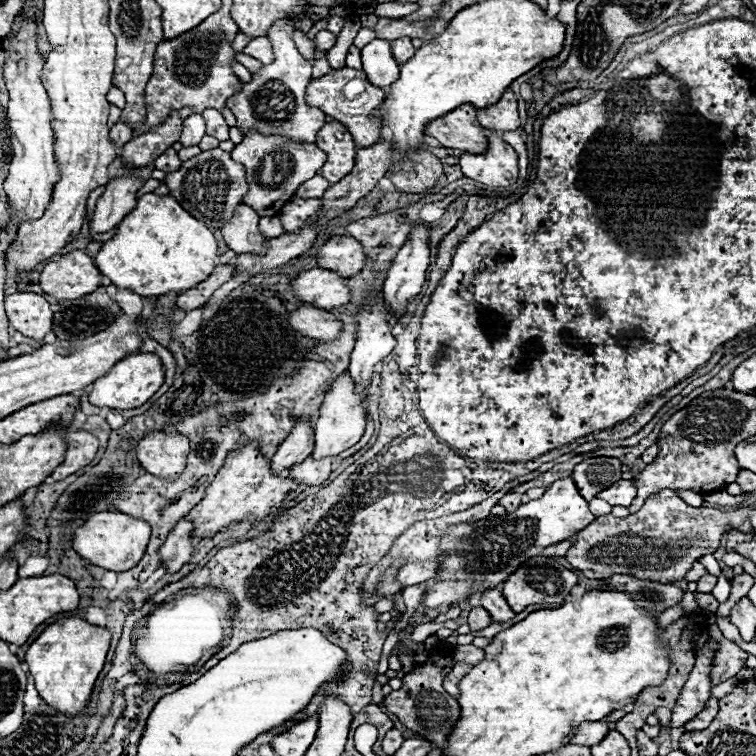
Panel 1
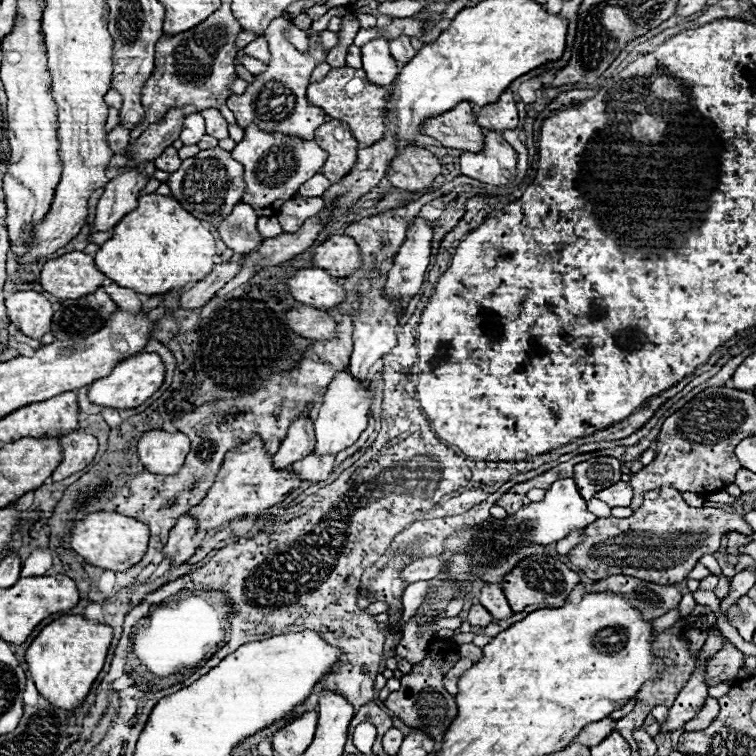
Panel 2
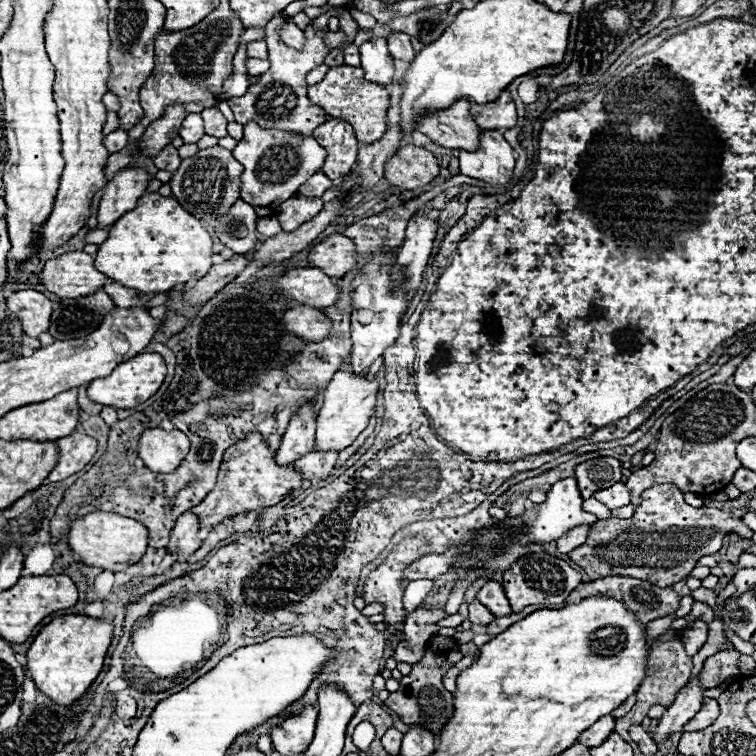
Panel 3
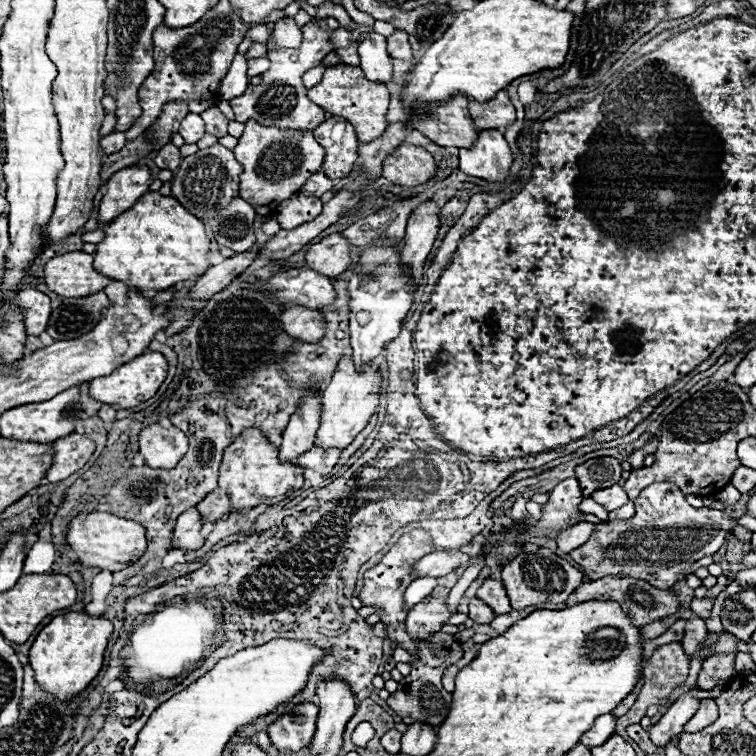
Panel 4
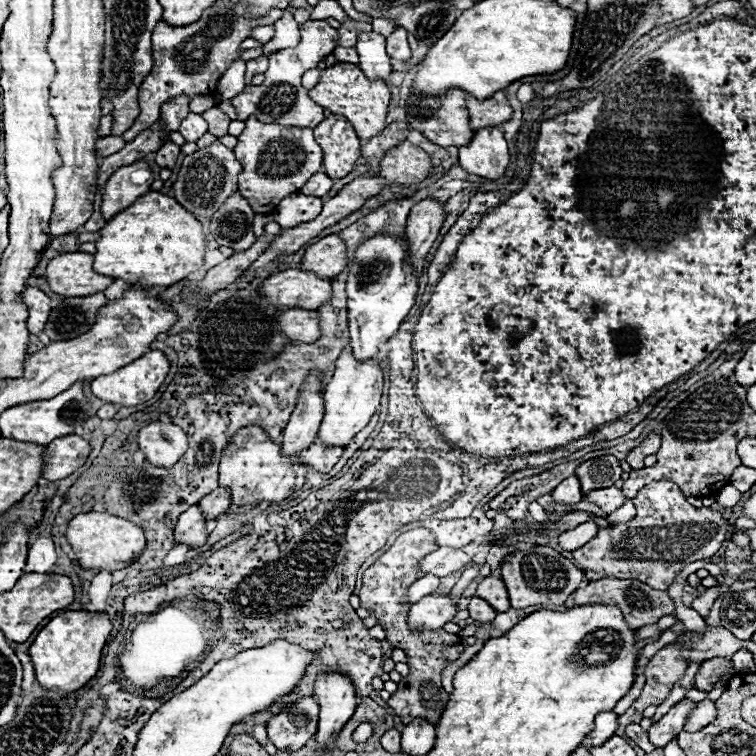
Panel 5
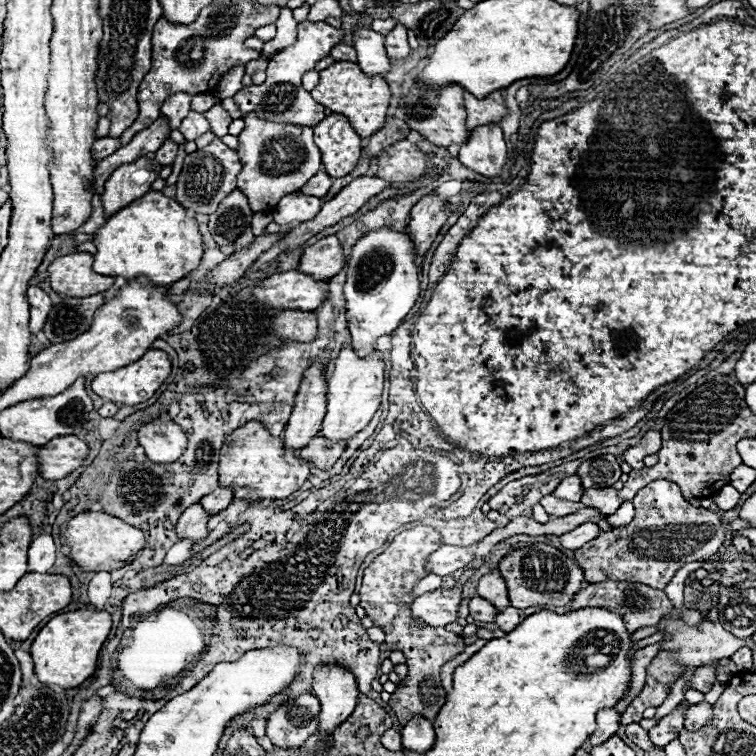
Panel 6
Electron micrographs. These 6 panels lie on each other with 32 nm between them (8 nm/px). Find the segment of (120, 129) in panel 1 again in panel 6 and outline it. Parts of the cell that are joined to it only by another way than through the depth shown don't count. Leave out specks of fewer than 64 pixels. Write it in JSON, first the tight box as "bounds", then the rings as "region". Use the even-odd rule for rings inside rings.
{"bounds":[94,136,120,160],"region":[[[104,136],[104,138],[98,138],[94,142],[94,158],[96,160],[102,160],[104,156],[110,156],[112,152],[116,152],[116,148],[120,148],[120,138],[110,138],[110,136]]]}

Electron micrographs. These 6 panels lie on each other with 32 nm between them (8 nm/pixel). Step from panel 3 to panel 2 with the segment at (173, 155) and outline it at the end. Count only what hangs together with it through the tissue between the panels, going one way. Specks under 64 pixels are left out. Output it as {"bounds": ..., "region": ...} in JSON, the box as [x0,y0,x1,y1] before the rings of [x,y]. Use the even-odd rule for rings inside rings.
{"bounds":[154,146,182,172],"region":[[[170,146],[170,148],[166,148],[166,150],[154,160],[154,164],[156,164],[158,170],[164,170],[164,172],[176,172],[176,168],[180,168],[182,160],[178,158],[178,152]]]}

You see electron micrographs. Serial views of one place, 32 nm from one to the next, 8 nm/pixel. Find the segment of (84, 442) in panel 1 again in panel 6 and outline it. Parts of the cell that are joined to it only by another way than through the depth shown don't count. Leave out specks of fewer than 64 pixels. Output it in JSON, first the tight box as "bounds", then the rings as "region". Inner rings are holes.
{"bounds":[38,434,88,480],"region":[[[76,434],[50,440],[38,450],[40,476],[44,480],[62,480],[80,468],[88,456],[88,444]]]}

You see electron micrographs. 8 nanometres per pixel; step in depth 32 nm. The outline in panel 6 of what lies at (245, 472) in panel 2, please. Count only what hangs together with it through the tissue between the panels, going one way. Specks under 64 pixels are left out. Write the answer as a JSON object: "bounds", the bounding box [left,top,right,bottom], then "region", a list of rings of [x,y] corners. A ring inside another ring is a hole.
{"bounds":[200,422,310,516],"region":[[[248,422],[246,426],[234,430],[220,454],[220,480],[218,488],[200,500],[202,508],[216,516],[226,510],[234,500],[246,500],[254,504],[256,500],[282,500],[302,488],[308,478],[310,464],[292,452],[284,450],[280,438],[270,436],[270,432],[260,422]]]}

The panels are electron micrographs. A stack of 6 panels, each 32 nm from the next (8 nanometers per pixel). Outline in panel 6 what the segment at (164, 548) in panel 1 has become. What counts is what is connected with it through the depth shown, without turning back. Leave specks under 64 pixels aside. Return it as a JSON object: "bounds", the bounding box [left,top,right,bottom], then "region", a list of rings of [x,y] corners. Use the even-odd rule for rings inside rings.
{"bounds":[176,504,210,542],"region":[[[192,504],[186,508],[176,524],[176,534],[178,540],[192,540],[192,542],[202,542],[208,536],[208,518],[210,514],[204,512],[200,504]]]}

